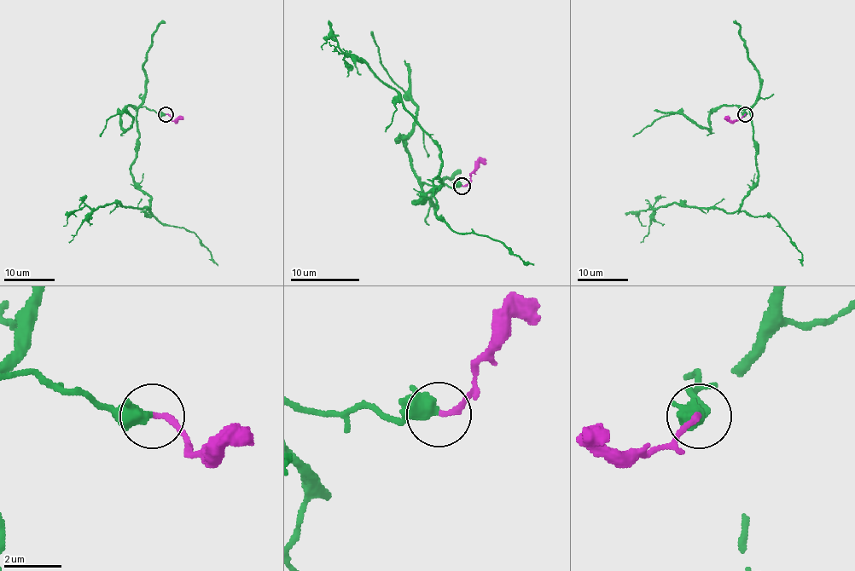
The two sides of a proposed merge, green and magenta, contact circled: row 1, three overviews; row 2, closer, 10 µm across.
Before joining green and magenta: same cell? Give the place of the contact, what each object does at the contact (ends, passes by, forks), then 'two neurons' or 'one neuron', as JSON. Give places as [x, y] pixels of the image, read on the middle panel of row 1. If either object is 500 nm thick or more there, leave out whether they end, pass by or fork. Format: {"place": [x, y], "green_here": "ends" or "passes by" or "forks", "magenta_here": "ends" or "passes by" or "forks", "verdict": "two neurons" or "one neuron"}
{"place": [462, 186], "green_here": "passes by", "magenta_here": "ends", "verdict": "one neuron"}

